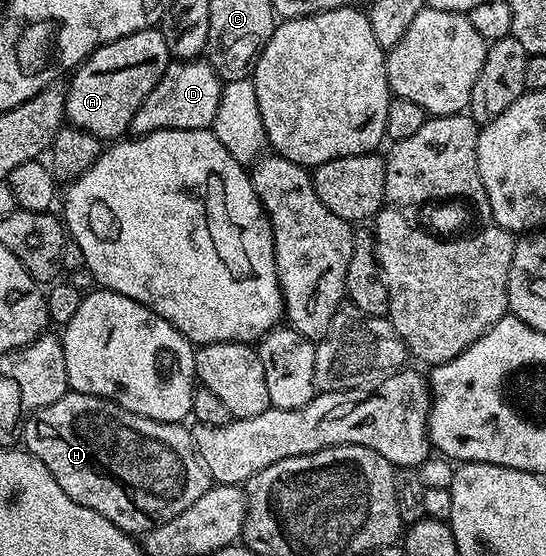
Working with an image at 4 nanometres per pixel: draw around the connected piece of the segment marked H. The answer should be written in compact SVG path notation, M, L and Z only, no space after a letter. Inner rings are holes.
M71 391L64 393L62 399L35 410L31 416L22 425L23 448L44 466L44 472L52 476L58 487L74 499L74 503L90 507L90 511L98 511L98 515L110 519L110 523L123 533L143 535L155 525L174 519L174 515L182 515L182 511L186 511L190 503L202 499L204 492L213 484L212 476L196 456L191 432L183 429L183 424L146 419L105 397Z

